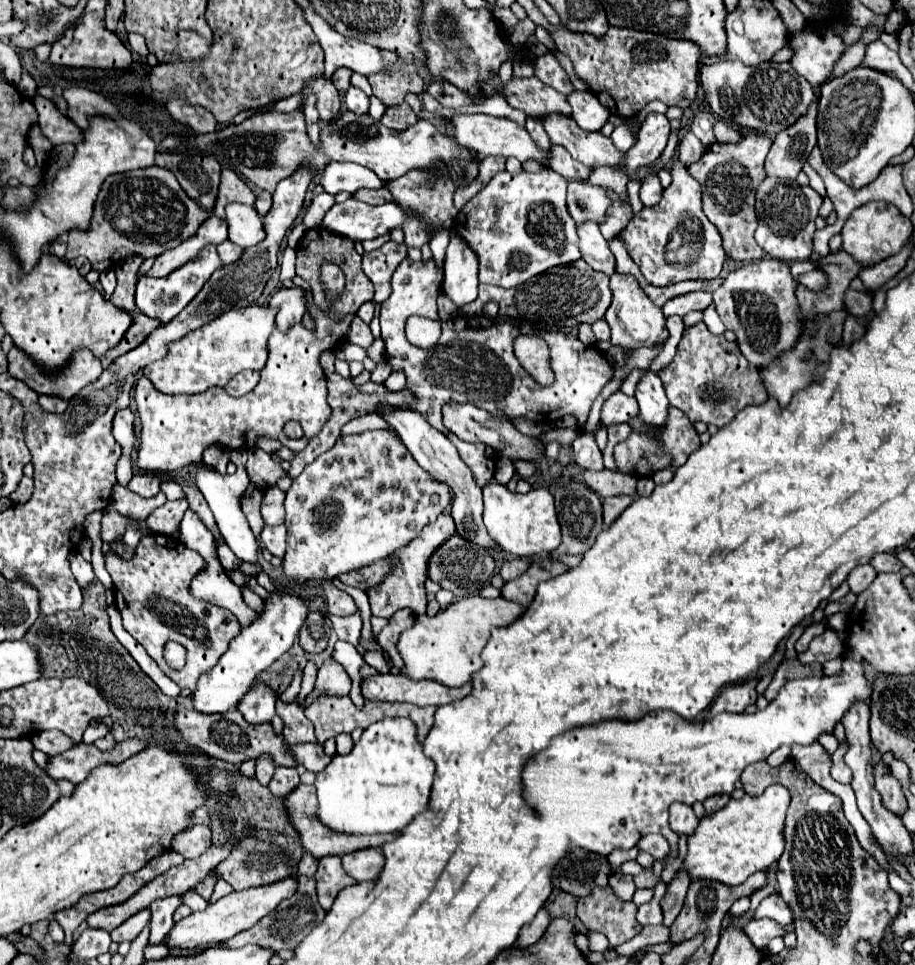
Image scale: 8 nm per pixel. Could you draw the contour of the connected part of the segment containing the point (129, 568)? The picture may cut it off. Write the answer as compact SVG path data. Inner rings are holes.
M146 535L130 561L124 561L114 553L106 557L106 569L114 581L114 605L122 615L124 629L178 687L190 691L196 689L198 677L214 667L242 629L230 611L190 595L190 581L204 567L204 559L196 551L188 549L184 543L180 543L180 551L172 549L168 547L168 537L162 535ZM166 641L176 641L186 649L186 665L180 671L170 669L164 661Z

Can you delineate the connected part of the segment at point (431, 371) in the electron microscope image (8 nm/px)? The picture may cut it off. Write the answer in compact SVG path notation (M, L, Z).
M404 259L392 277L392 295L382 303L380 309L382 339L386 341L386 359L392 371L404 371L404 389L414 395L414 403L394 405L392 409L418 411L432 427L436 427L436 417L440 415L442 405L448 401L460 401L486 409L496 417L506 417L508 421L526 417L536 423L544 423L558 421L564 415L574 415L580 431L584 431L590 405L600 395L602 387L612 379L612 367L606 363L606 357L598 347L584 345L576 335L562 331L540 333L540 337L548 343L550 369L554 369L554 383L546 387L538 385L512 353L512 343L524 329L508 321L504 323L486 315L456 315L440 323L442 335L434 347L420 349L408 343L404 325L410 315L422 315L440 321L437 299L442 293L443 277L443 267L438 269L434 261L416 263L412 259Z

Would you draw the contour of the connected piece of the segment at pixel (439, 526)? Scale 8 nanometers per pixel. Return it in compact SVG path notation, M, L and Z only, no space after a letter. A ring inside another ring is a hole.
M442 513L438 515L438 519L434 523L428 523L422 533L412 539L406 547L394 551L392 557L392 571L386 575L386 579L382 579L382 583L378 583L376 587L372 587L370 591L366 591L368 599L370 599L370 607L372 607L372 615L378 615L378 617L386 617L390 619L398 609L412 609L416 615L422 615L426 613L426 589L424 589L424 581L428 579L426 577L426 571L428 571L428 561L430 561L430 555L450 537L454 535L454 519L450 513Z

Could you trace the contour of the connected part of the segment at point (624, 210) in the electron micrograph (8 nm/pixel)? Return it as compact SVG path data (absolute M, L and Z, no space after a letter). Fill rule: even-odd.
M610 191L610 197L612 197L612 207L606 213L606 221L600 225L602 237L607 241L617 237L628 225L628 221L632 219L632 211L630 211L628 201L620 203L612 191Z

